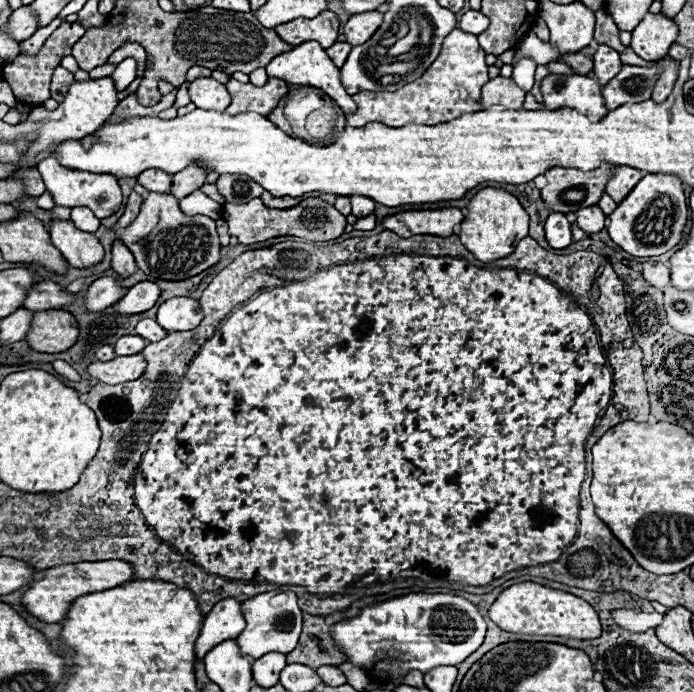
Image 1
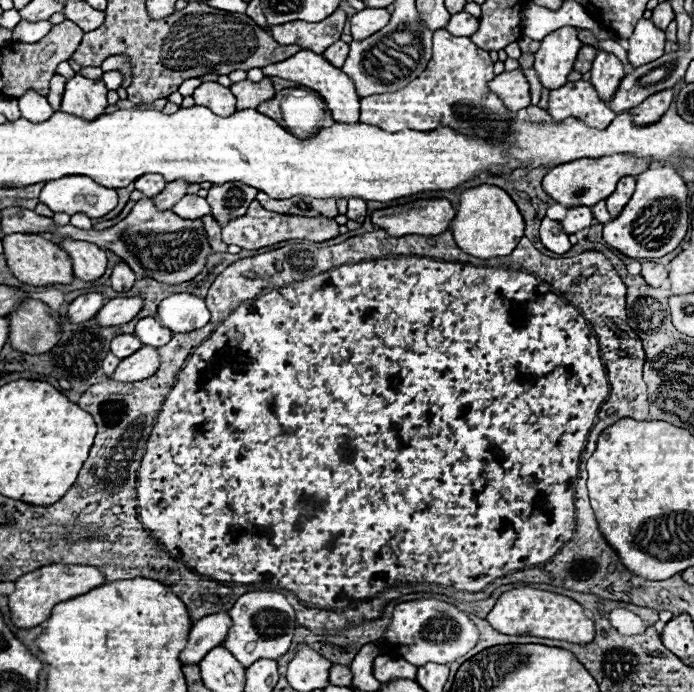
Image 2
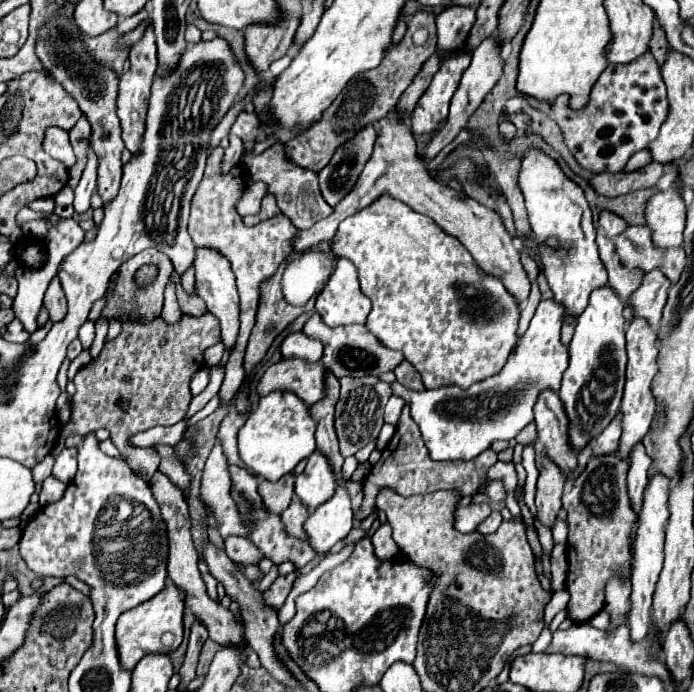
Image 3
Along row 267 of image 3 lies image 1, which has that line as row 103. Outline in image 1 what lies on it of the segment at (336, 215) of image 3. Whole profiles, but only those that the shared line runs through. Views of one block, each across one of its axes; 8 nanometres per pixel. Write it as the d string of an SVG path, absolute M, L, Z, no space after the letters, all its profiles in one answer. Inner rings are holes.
M494 78L484 84L482 94L480 94L480 104L482 108L488 108L492 104L504 106L504 108L522 108L524 100L524 90L520 90L510 78Z

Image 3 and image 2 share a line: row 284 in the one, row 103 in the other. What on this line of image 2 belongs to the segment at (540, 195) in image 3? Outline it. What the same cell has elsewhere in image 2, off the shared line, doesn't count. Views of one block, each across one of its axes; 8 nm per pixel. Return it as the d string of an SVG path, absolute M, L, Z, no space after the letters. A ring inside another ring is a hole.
M584 80L568 82L566 86L552 90L548 112L556 122L576 118L596 130L604 130L616 116L606 102L596 96L594 86Z

